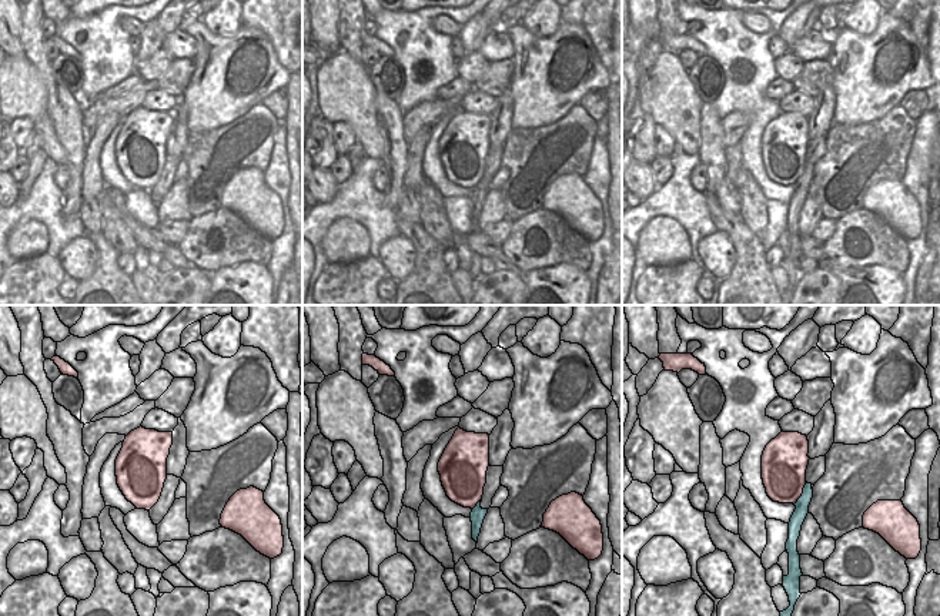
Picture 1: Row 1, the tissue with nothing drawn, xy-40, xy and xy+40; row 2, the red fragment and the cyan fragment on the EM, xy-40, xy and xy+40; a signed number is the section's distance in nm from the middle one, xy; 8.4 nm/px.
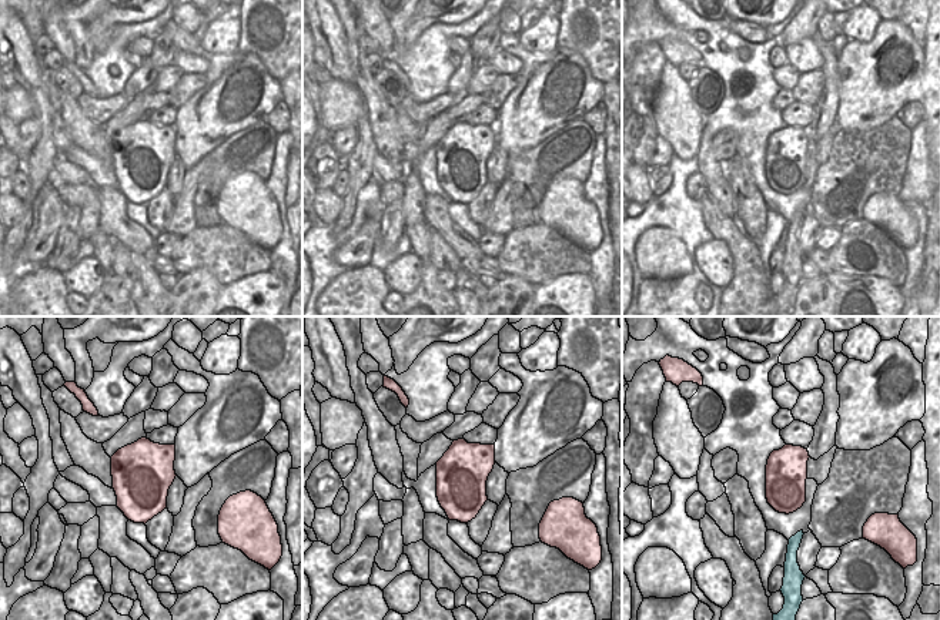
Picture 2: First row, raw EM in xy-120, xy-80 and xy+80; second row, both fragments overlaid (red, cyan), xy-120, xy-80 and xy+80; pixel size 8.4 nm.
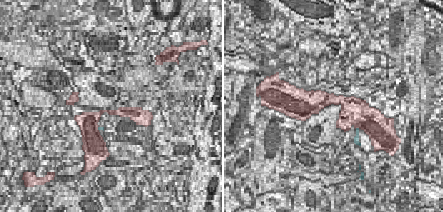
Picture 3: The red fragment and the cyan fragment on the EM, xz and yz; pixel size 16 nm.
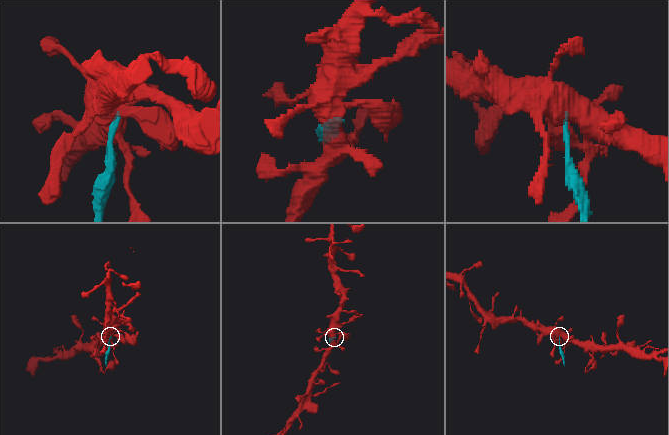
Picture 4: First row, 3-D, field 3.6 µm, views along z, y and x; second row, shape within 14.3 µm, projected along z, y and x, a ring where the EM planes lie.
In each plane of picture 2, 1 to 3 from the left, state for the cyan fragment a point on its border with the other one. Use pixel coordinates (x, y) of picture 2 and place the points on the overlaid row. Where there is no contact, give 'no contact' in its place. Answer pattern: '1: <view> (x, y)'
1: no contact
2: no contact
3: no contact

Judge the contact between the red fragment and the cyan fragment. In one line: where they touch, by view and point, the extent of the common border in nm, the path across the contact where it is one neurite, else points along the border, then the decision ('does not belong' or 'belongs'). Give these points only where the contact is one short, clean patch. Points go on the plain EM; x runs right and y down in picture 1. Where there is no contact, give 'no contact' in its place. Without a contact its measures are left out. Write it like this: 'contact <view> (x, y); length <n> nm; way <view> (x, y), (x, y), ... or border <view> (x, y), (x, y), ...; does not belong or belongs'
contact xy+40 (802, 173); length 220 nm; border xy+40 (806, 163), (802, 176), (793, 184); does not belong

